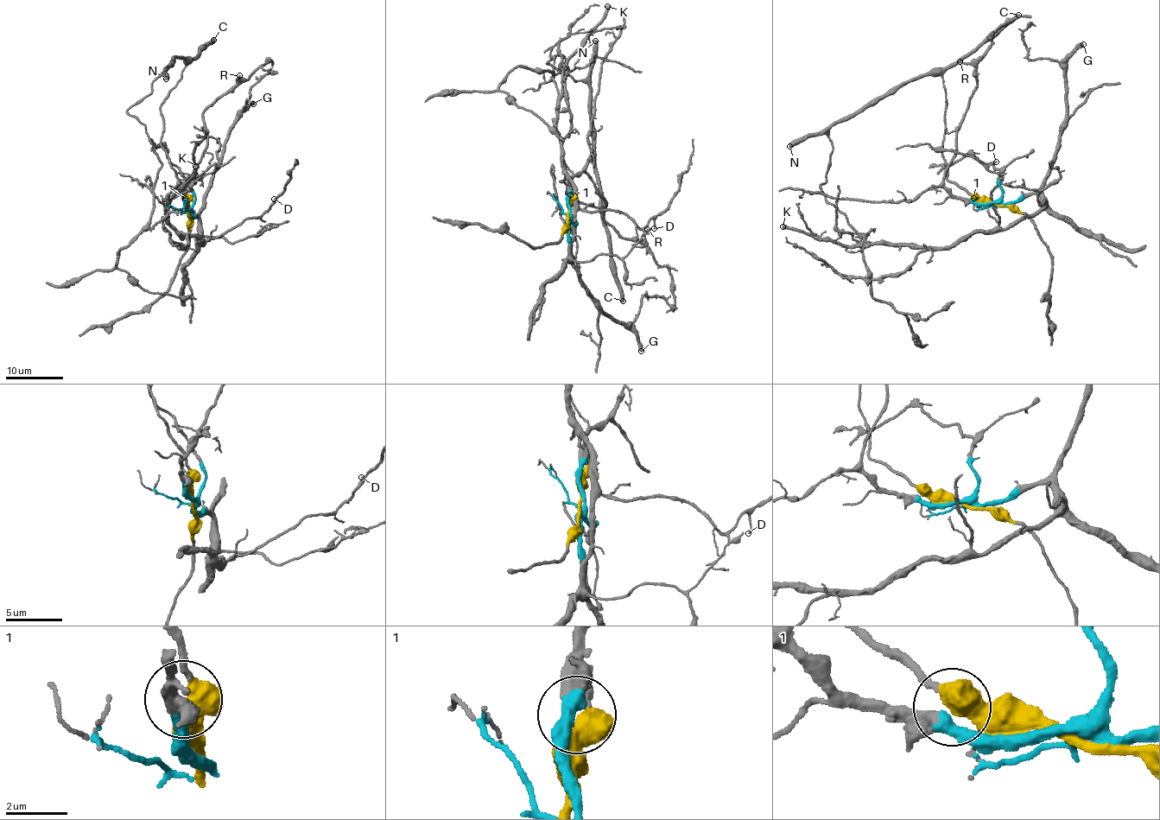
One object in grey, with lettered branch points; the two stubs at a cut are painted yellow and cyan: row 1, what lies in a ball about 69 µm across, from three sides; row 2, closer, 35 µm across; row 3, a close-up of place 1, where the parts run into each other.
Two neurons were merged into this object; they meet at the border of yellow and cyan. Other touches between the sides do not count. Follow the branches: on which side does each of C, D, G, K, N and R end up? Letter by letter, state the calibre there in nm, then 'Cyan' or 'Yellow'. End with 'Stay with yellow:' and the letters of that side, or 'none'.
C: Thickness 440 nm. Yellow
D: Thickness 110 nm. Cyan
G: Thickness 480 nm. Cyan
K: Thickness 440 nm. Cyan
N: Thickness 550 nm. Yellow
R: Thickness 100 nm. Cyan
Stay with yellow: C, N

